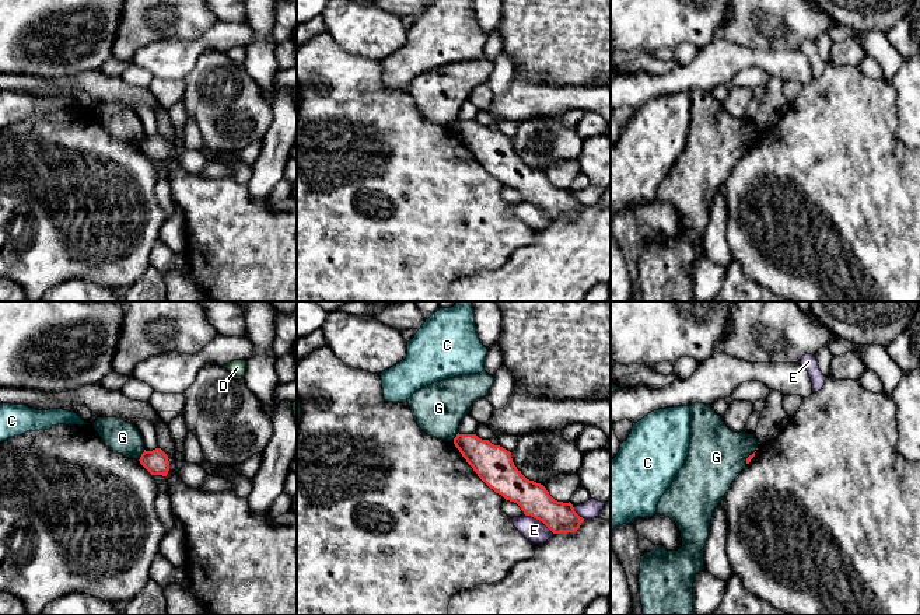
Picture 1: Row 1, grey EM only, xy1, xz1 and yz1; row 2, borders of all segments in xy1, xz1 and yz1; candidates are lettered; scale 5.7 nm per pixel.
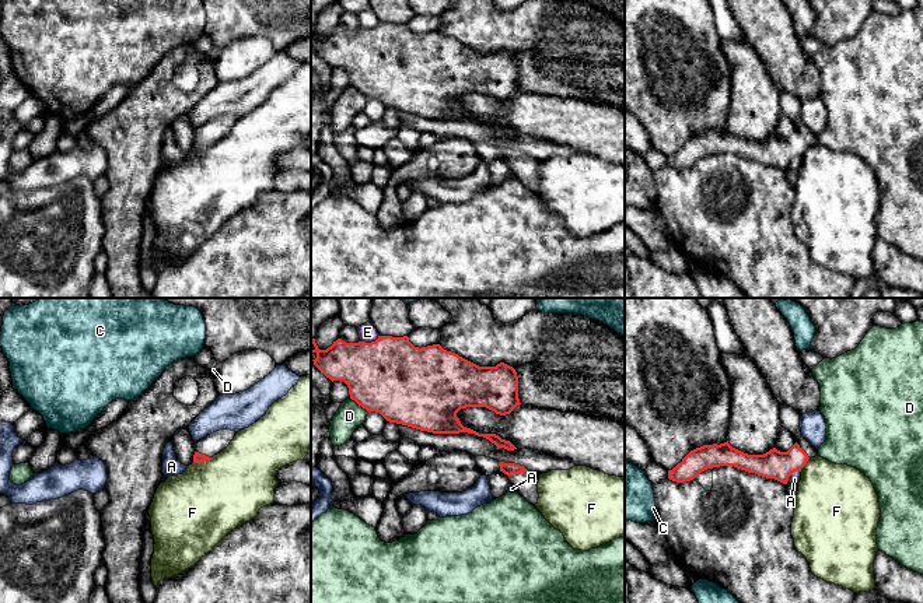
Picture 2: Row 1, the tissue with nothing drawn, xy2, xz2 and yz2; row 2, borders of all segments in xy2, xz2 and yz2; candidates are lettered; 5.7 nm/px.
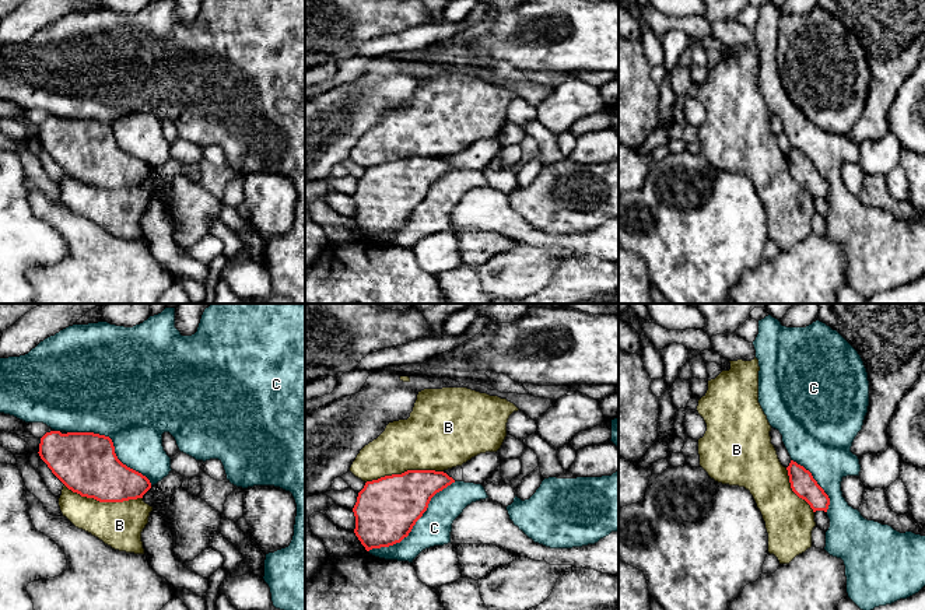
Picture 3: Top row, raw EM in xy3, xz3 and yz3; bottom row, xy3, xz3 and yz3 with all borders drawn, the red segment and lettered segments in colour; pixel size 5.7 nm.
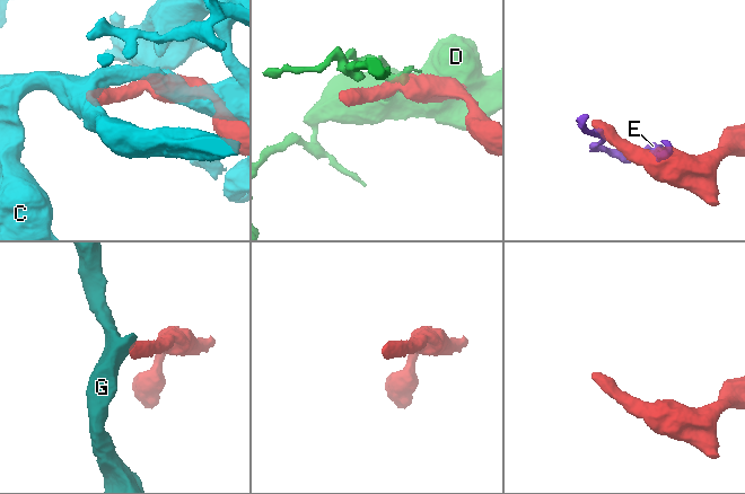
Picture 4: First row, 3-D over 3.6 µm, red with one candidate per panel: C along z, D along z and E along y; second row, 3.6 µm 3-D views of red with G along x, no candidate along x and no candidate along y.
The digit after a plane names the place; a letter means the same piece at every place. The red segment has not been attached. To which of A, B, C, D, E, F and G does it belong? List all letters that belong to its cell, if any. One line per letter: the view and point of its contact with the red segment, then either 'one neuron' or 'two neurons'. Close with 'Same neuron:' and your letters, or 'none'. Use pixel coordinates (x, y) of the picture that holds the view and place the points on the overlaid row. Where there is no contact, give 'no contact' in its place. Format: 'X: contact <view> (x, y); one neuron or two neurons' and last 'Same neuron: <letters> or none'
A: contact yz2 (790, 474); two neurons
B: contact xy3 (104, 501); two neurons
C: contact xz3 (414, 523); two neurons
D: contact xz2 (359, 405); two neurons
E: contact xz1 (539, 520); two neurons
F: contact xy2 (202, 462); two neurons
G: contact xy1 (142, 455); two neurons
Same neuron: none

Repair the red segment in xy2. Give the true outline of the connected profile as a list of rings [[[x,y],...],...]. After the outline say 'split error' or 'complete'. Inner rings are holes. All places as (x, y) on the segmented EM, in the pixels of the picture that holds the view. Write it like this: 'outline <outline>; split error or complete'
outline [[[220,430],[195,442],[193,463],[204,463],[224,451],[235,437],[235,431]]]; split error

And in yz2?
outline [[[801,437],[787,452],[776,448],[763,455],[748,455],[733,448],[728,441],[724,444],[703,445],[690,451],[681,463],[668,470],[668,478],[676,483],[693,480],[699,473],[720,467],[734,466],[748,473],[755,473],[766,478],[775,478],[787,484],[794,471],[801,471],[805,463],[818,456],[815,449]]]; split error

